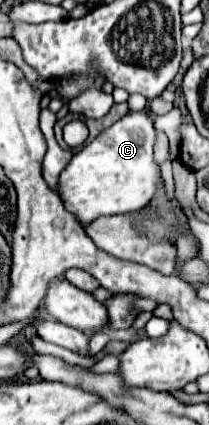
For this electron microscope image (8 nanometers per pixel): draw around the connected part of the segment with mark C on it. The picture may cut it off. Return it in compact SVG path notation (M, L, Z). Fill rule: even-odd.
M145 111L129 113L73 155L59 177L59 195L81 225L101 215L117 215L143 209L155 195L161 169L153 159L157 133Z

